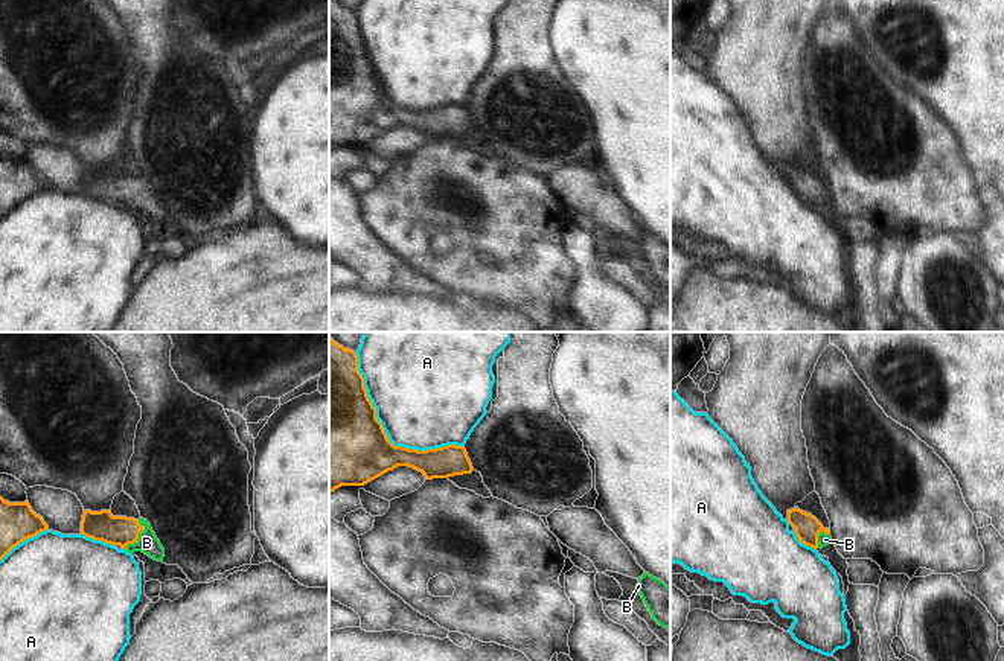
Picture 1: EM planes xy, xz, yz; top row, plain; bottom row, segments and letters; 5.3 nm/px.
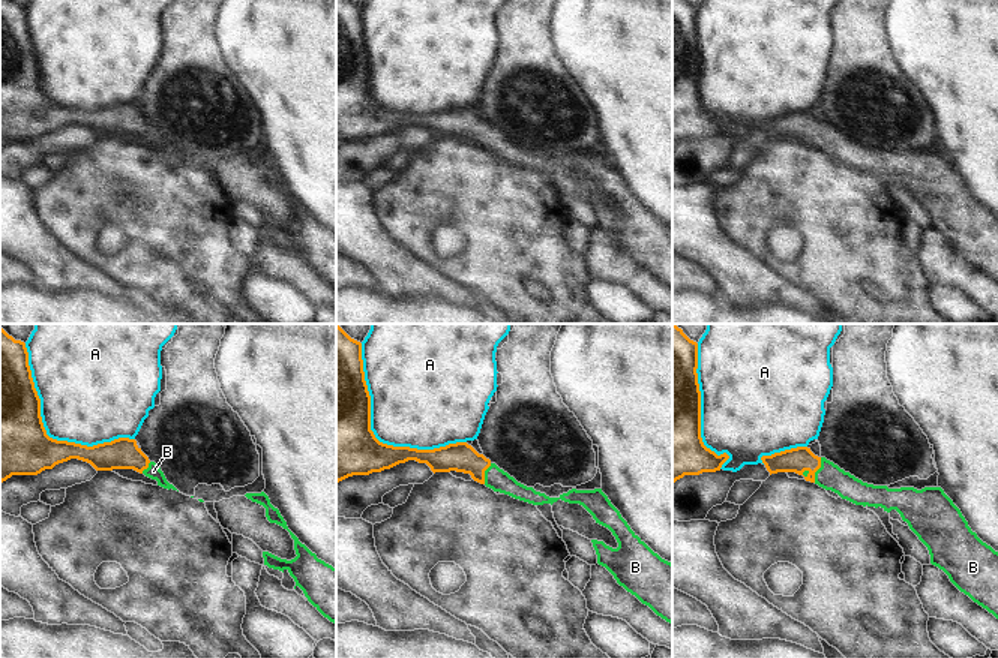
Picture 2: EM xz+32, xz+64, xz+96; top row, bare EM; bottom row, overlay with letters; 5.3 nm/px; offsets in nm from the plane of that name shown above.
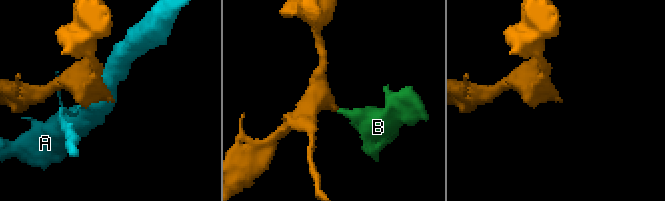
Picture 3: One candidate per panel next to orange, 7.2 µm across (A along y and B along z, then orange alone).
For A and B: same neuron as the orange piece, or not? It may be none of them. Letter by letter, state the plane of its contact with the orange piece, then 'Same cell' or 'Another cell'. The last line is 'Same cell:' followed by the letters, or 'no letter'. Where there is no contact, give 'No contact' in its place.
A: Touches orange in xz. Another cell
B: Touches orange in xy. Same cell
Same cell: B

